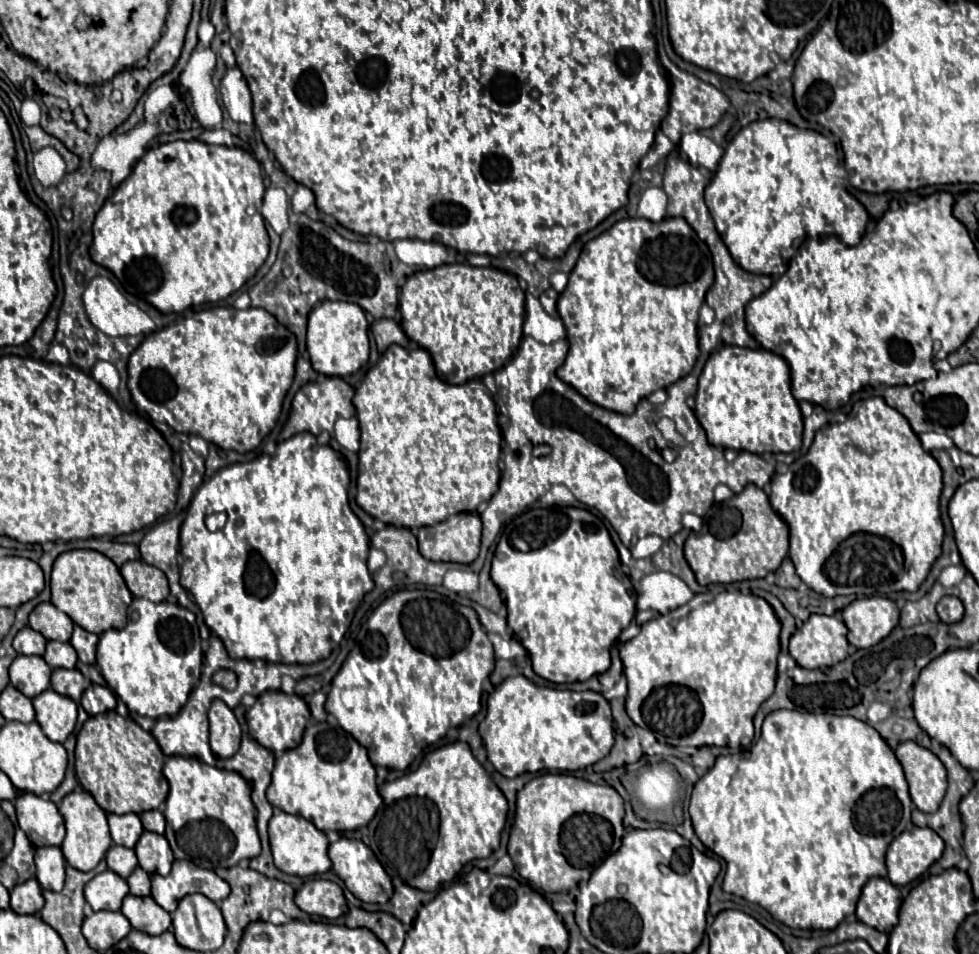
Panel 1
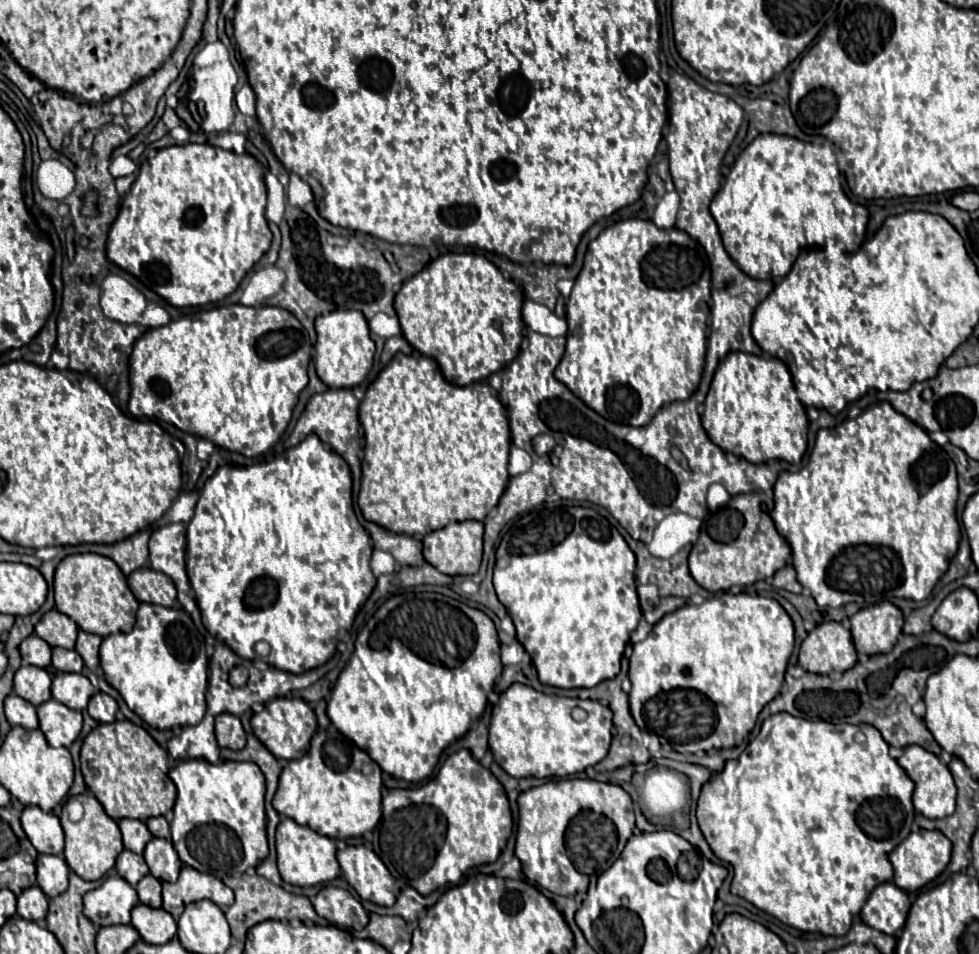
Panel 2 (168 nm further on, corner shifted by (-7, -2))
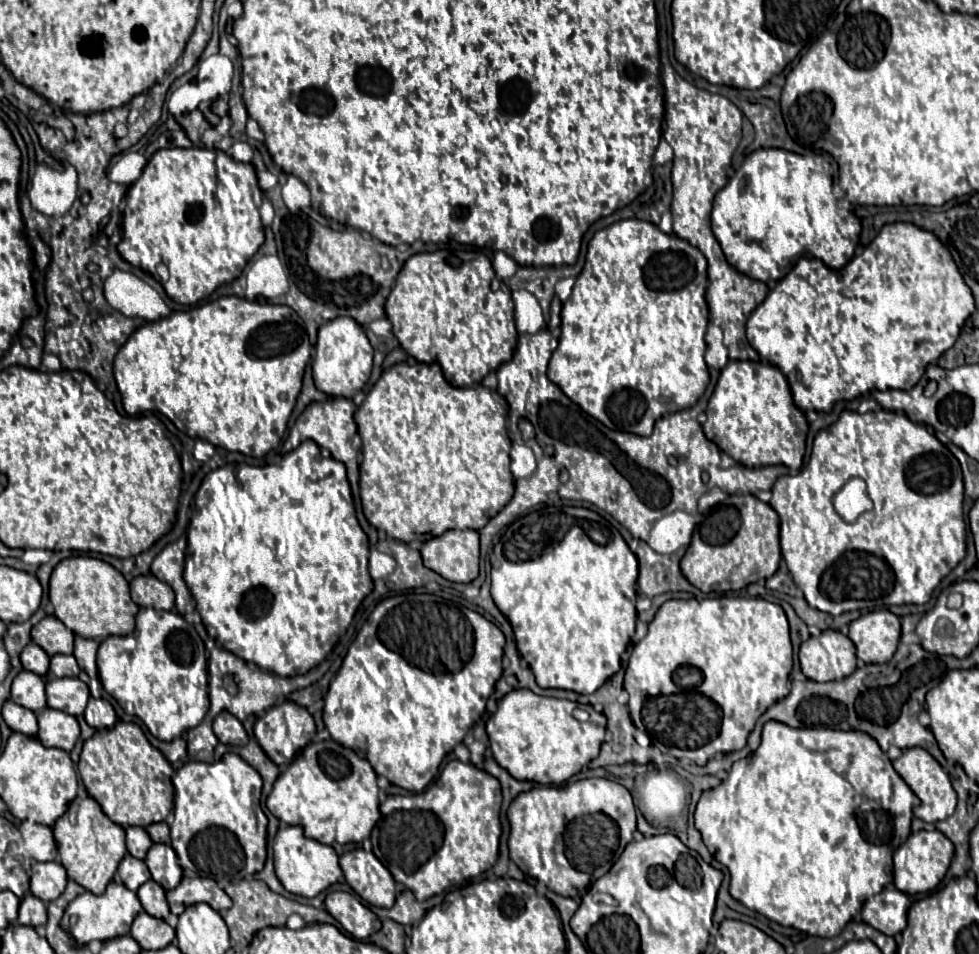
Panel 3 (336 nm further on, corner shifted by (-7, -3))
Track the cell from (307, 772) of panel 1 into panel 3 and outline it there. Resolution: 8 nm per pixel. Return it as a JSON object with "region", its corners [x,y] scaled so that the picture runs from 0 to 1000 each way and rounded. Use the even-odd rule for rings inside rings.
{"region":[[[332,776],[326,780],[316,780],[295,801],[285,818],[281,818],[271,843],[287,862],[307,866],[314,878],[328,885],[356,885],[371,883],[387,860],[385,832],[385,811],[379,801],[340,776]]]}

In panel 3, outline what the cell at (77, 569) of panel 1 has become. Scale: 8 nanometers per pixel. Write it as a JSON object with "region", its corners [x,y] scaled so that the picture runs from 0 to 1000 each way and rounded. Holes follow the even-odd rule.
{"region":[[[81,583],[60,589],[52,602],[50,629],[56,635],[56,648],[83,669],[103,671],[115,665],[130,667],[138,660],[142,635],[132,625],[132,612],[126,608],[124,600],[117,600],[117,595],[105,587]]]}

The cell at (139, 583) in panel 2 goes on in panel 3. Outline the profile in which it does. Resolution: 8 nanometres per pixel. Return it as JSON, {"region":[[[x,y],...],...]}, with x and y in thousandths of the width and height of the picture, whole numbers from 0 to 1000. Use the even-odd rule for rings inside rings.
{"region":[[[154,602],[140,604],[134,610],[134,627],[140,635],[150,635],[158,639],[175,639],[179,635],[177,618]]]}

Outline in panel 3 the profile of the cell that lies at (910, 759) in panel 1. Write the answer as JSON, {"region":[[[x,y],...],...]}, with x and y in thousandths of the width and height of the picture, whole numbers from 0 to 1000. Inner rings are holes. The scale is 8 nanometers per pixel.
{"region":[[[943,784],[922,786],[922,790],[916,797],[912,797],[912,805],[939,836],[939,843],[933,847],[933,853],[937,857],[941,857],[945,862],[959,862],[975,851],[978,832],[971,824],[971,818],[967,813],[967,809],[961,805],[961,801],[947,786],[943,786]]]}

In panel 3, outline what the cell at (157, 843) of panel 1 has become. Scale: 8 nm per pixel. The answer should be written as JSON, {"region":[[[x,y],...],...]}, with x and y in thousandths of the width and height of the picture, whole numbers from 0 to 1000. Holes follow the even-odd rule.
{"region":[[[156,885],[150,893],[148,906],[154,914],[154,920],[169,933],[179,931],[187,918],[179,891],[173,885]]]}

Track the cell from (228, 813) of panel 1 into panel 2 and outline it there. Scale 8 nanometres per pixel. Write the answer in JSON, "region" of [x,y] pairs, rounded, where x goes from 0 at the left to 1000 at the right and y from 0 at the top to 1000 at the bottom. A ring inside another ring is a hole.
{"region":[[[193,796],[181,800],[173,814],[181,825],[175,882],[189,907],[226,921],[230,915],[246,917],[273,900],[271,817],[260,800],[216,802],[209,796]]]}

